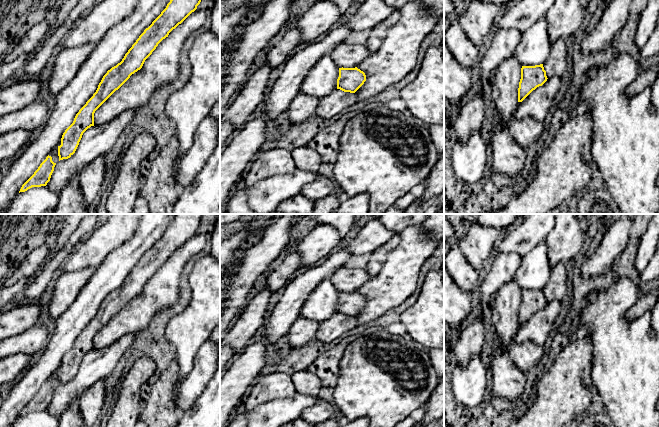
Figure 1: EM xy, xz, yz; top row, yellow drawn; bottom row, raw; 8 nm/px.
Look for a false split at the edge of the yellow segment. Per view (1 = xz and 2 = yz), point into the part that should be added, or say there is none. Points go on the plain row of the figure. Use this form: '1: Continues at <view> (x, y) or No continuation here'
1: No continuation here
2: No continuation here

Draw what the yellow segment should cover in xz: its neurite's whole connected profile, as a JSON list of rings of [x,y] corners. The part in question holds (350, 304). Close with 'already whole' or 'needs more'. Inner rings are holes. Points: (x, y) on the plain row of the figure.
[[[339,292],[339,301],[337,303],[337,313],[344,316],[355,317],[366,305],[366,299],[363,295],[355,292]]]; already whole

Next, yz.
[[[543,288],[522,290],[518,312],[518,326],[522,326],[533,314],[542,310],[547,303]]]; already whole

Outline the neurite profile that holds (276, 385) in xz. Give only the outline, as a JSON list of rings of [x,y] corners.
[[[274,372],[266,376],[260,376],[249,389],[243,399],[243,408],[252,410],[265,402],[291,398],[296,394],[291,376],[283,372]]]

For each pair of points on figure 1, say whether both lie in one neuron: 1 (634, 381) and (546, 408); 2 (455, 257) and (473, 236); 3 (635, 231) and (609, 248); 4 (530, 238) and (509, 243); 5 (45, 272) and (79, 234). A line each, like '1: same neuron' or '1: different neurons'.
1: different neurons
2: different neurons
3: same neuron
4: same neuron
5: same neuron

